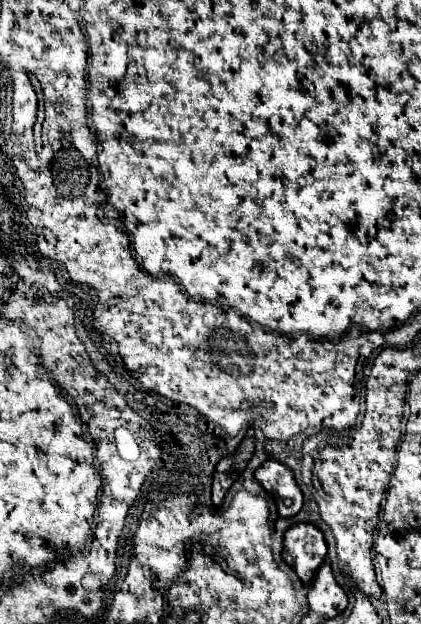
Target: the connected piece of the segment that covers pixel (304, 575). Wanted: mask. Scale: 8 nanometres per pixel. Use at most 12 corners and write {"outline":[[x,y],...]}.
{"outline":[[313,524],[285,532],[283,560],[309,584],[327,542]]}

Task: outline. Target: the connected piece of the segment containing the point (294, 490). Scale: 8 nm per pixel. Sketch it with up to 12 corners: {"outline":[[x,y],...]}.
{"outline":[[281,462],[255,470],[257,482],[277,504],[281,518],[295,516],[303,494]]}

